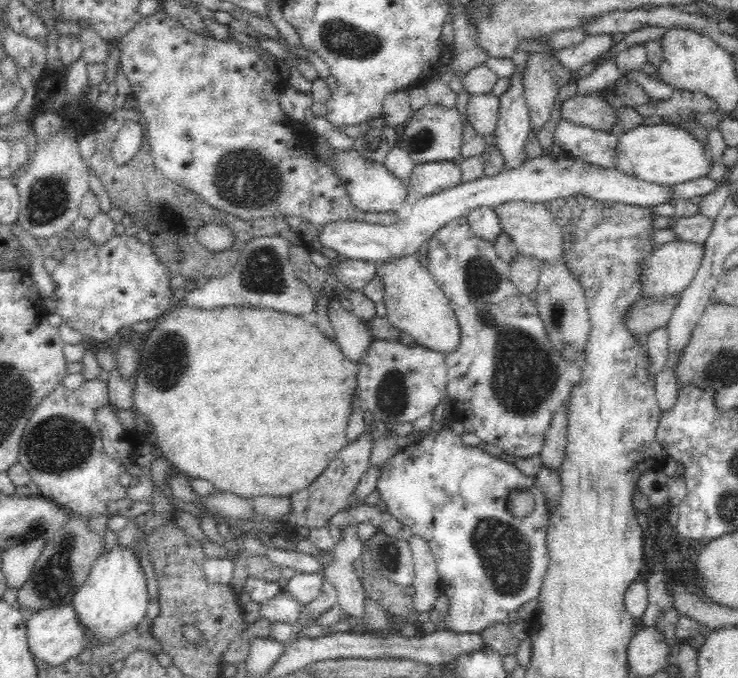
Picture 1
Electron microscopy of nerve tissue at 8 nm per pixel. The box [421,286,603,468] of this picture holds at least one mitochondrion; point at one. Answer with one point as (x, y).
(556, 313)

